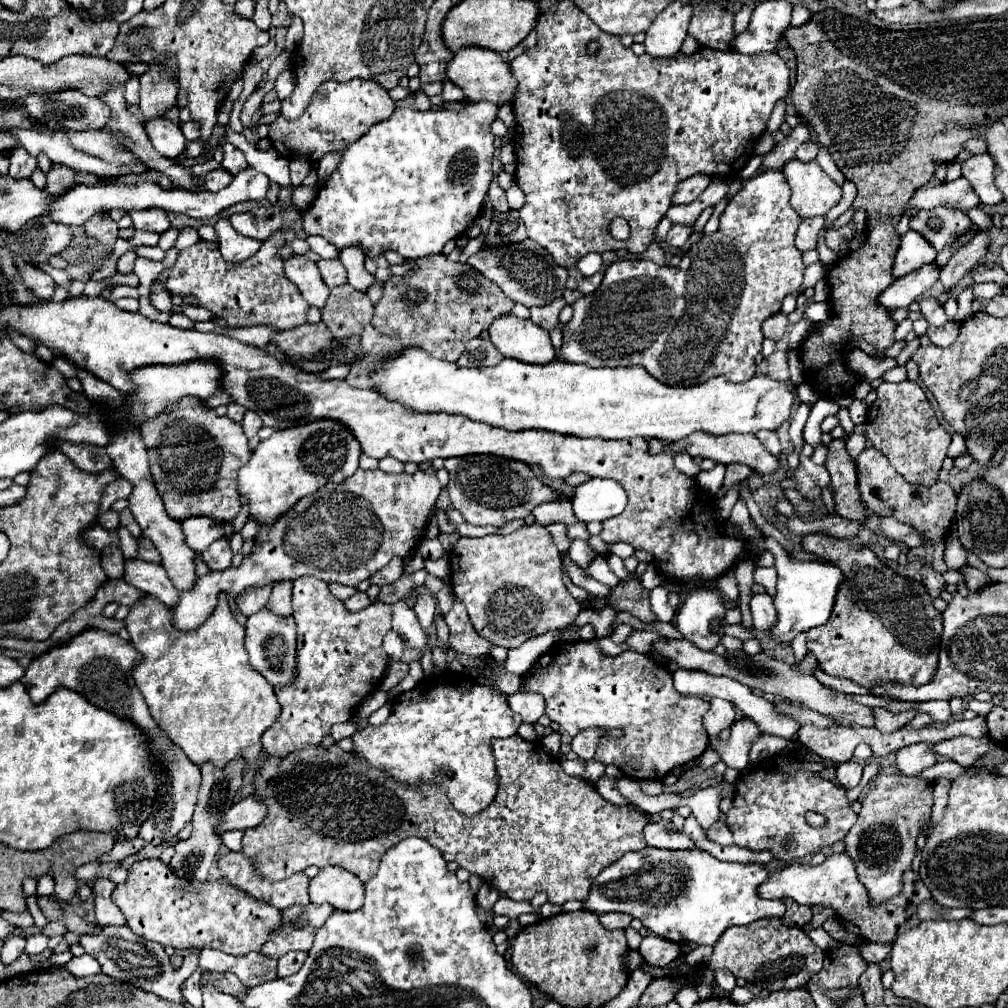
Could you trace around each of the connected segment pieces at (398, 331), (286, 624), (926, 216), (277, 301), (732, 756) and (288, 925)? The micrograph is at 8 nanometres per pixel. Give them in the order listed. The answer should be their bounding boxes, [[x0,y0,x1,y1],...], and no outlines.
[[362,254,514,362],[246,608,296,686],[910,206,976,252],[166,232,308,332],[712,718,760,770],[262,904,332,958]]

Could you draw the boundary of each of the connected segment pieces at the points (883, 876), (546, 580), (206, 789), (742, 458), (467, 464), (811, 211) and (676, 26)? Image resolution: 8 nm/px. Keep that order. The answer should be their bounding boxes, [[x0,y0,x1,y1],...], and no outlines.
[[844,774,934,904],[450,524,582,648],[170,758,244,882],[664,432,778,474],[444,454,570,526],[784,160,842,218],[646,2,692,58]]

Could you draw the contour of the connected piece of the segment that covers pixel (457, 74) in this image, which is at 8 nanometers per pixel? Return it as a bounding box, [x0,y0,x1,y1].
[448,48,516,104]

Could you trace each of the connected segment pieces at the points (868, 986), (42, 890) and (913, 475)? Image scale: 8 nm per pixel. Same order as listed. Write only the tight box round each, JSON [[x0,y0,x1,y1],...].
[[860,964,884,1006],[36,876,54,896],[866,380,950,486]]

